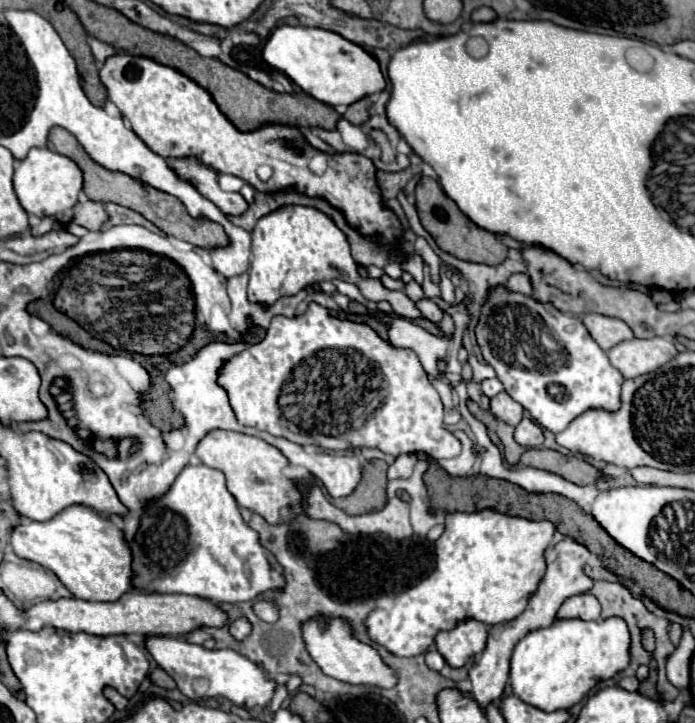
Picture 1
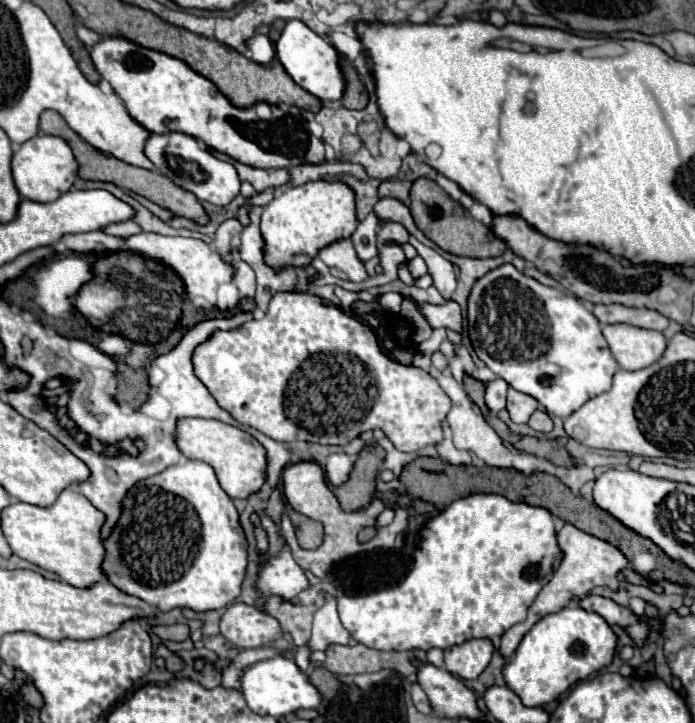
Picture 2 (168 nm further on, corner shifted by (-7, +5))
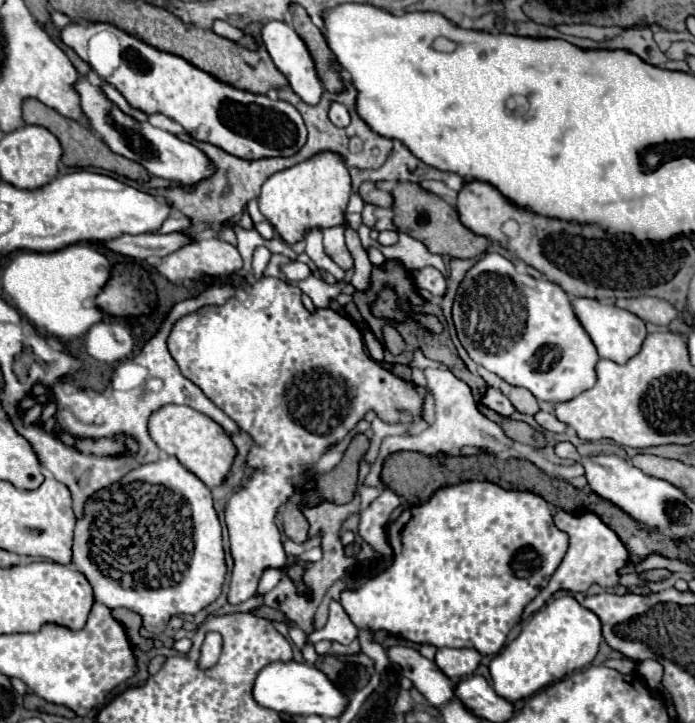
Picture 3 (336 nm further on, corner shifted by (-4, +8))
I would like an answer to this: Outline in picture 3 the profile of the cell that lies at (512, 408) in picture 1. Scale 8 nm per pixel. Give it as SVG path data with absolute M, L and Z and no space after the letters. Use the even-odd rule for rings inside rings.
M505 381L499 383L499 389L501 393L513 403L513 407L519 411L519 413L529 413L529 415L535 415L539 411L539 405L537 405L537 399L531 391L523 389L523 387L515 387L515 385L509 385Z

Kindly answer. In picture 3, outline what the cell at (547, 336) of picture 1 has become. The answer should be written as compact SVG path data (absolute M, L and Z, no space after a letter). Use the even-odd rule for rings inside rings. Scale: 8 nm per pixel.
M485 253L465 273L453 303L453 323L461 345L477 365L483 365L507 383L529 389L539 401L569 401L581 391L593 387L597 379L593 371L599 359L597 349L593 347L593 341L589 339L581 323L577 323L567 293L547 279L537 281L527 273L517 273L513 263L499 253Z

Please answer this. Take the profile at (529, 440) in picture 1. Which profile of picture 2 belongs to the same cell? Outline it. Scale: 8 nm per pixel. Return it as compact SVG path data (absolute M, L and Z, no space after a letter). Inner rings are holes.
M536 410L536 412L530 416L528 426L534 428L536 432L552 432L552 420L550 420L550 416L548 416L544 410Z

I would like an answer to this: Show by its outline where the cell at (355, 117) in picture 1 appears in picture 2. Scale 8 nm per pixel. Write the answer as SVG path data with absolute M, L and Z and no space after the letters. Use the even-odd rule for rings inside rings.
M342 58L340 66L342 66L344 78L346 78L346 92L342 96L344 108L350 108L350 110L362 110L362 108L366 108L366 104L368 104L368 92L366 92L364 84L362 84L356 68L354 68L354 62Z

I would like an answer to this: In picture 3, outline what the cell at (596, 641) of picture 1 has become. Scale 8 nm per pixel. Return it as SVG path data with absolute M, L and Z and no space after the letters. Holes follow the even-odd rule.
M573 595L555 597L529 619L515 641L493 657L489 665L493 689L511 703L527 699L549 683L563 679L567 673L589 665L595 659L601 641L601 621L593 611L581 607Z

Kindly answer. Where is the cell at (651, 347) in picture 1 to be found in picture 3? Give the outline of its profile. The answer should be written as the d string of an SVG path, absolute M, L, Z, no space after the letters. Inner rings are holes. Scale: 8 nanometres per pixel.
M573 297L571 305L573 305L577 321L581 323L581 327L587 331L593 345L597 347L599 357L613 359L615 363L627 363L633 355L637 355L637 351L641 349L641 343L647 335L645 323L637 315L633 315L625 309L619 309L613 303L603 303L599 299L589 299L589 297Z

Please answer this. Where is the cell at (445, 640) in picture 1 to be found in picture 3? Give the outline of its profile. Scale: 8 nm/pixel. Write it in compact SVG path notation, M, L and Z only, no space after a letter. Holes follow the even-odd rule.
M443 647L435 655L435 665L453 681L471 675L481 661L481 655L475 649L449 649Z

